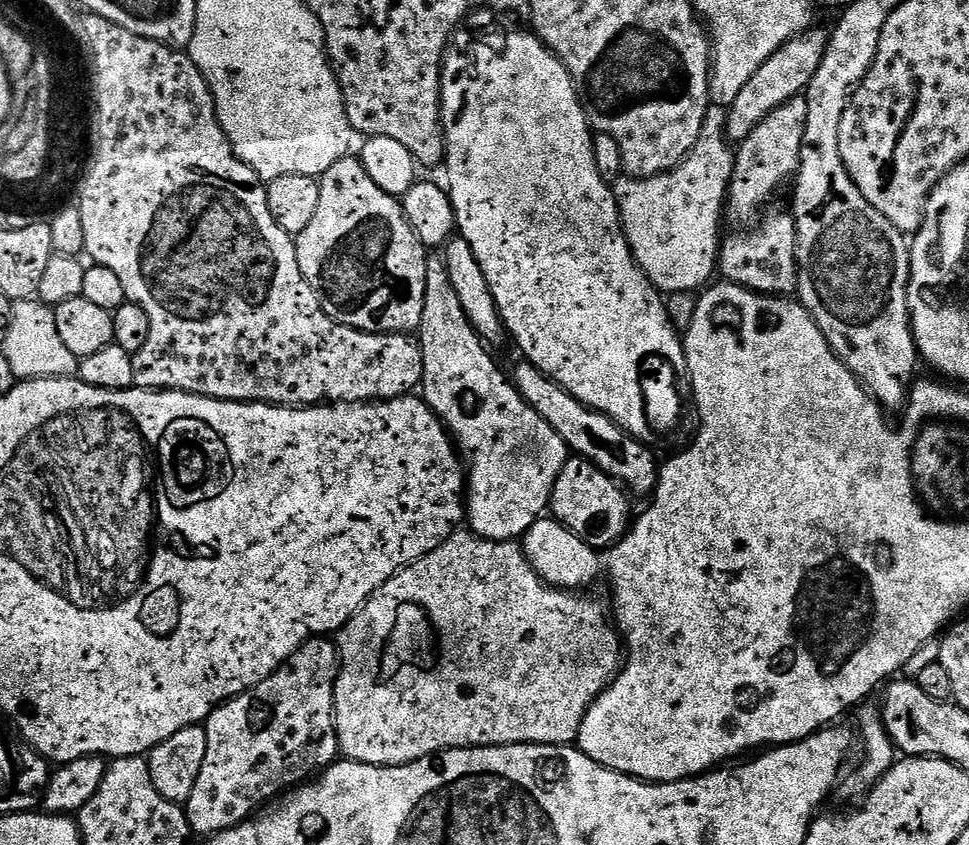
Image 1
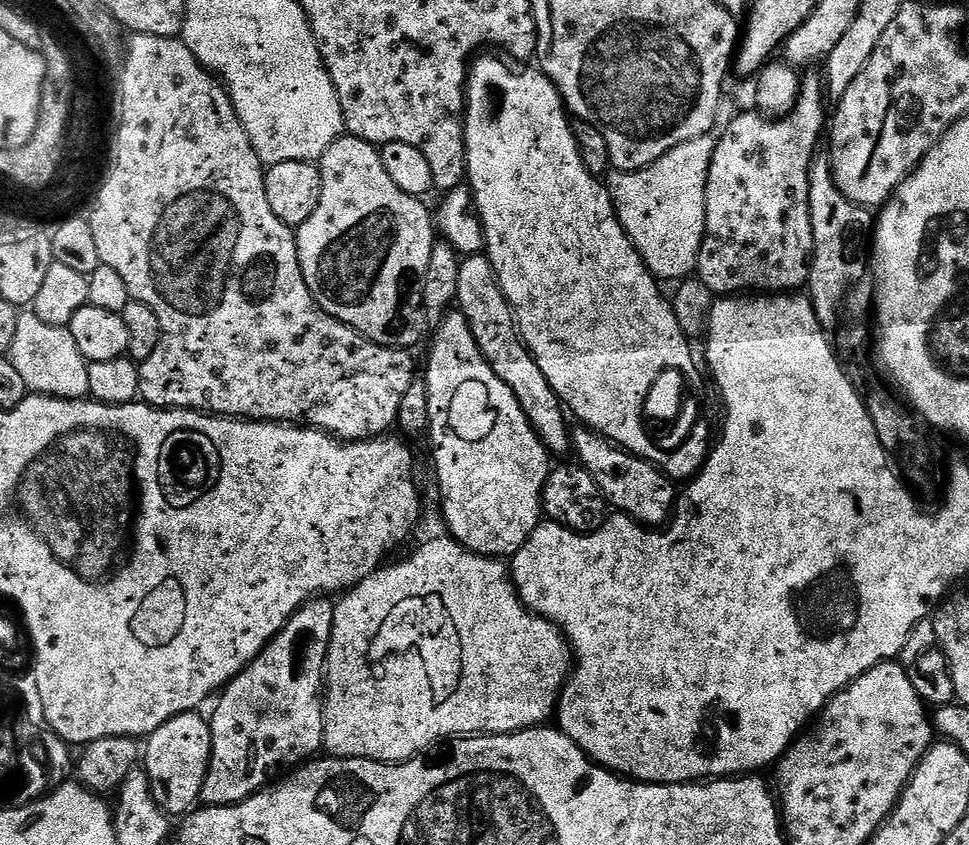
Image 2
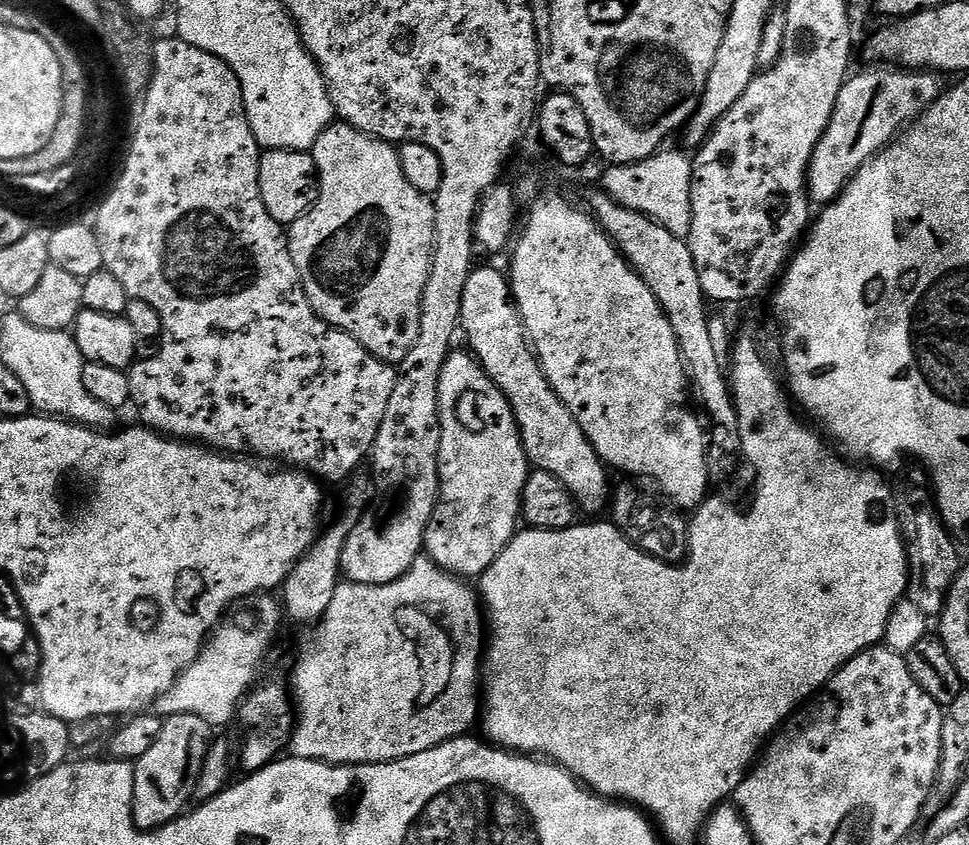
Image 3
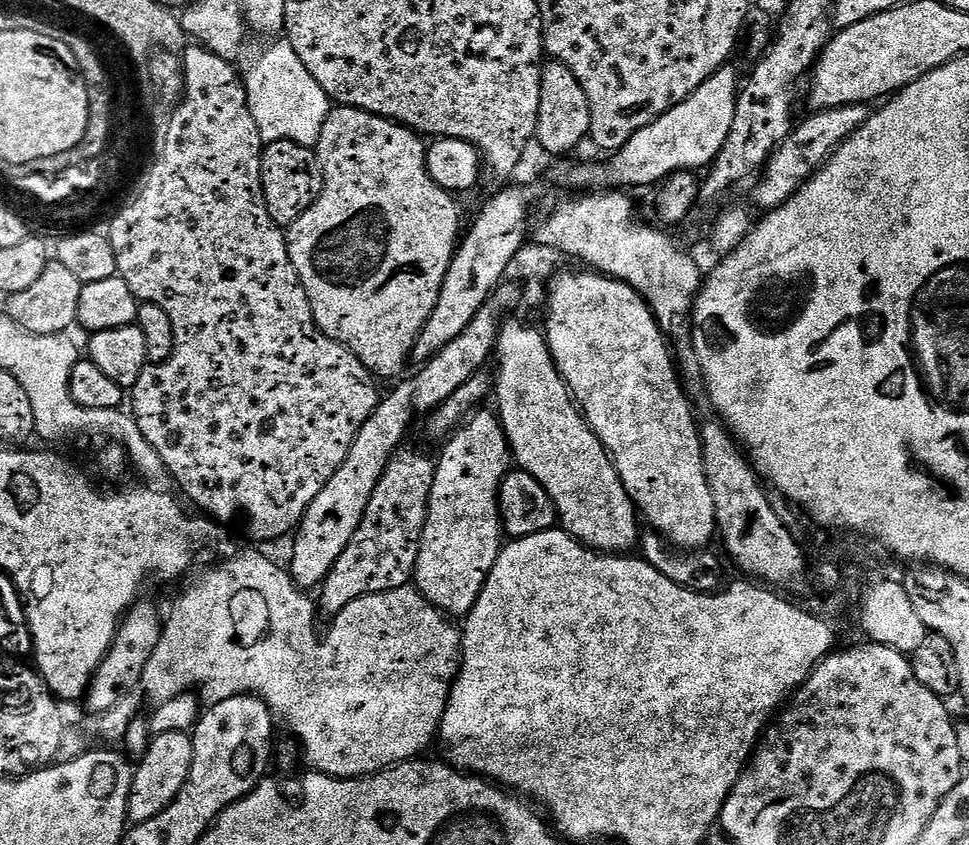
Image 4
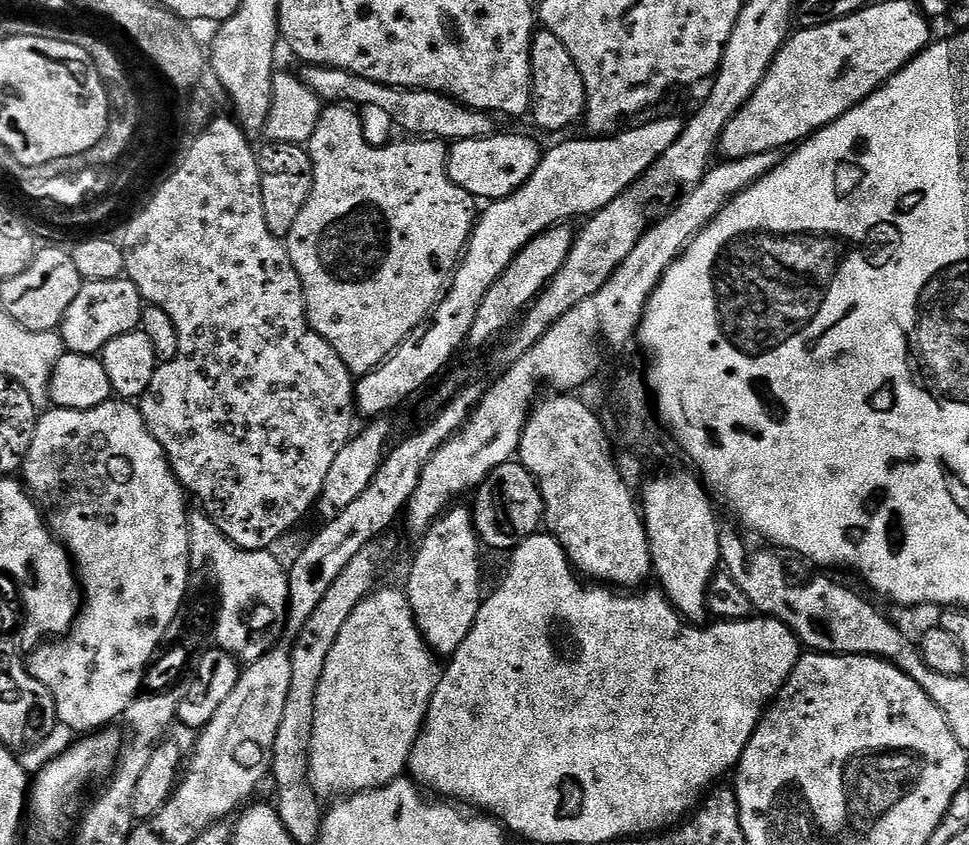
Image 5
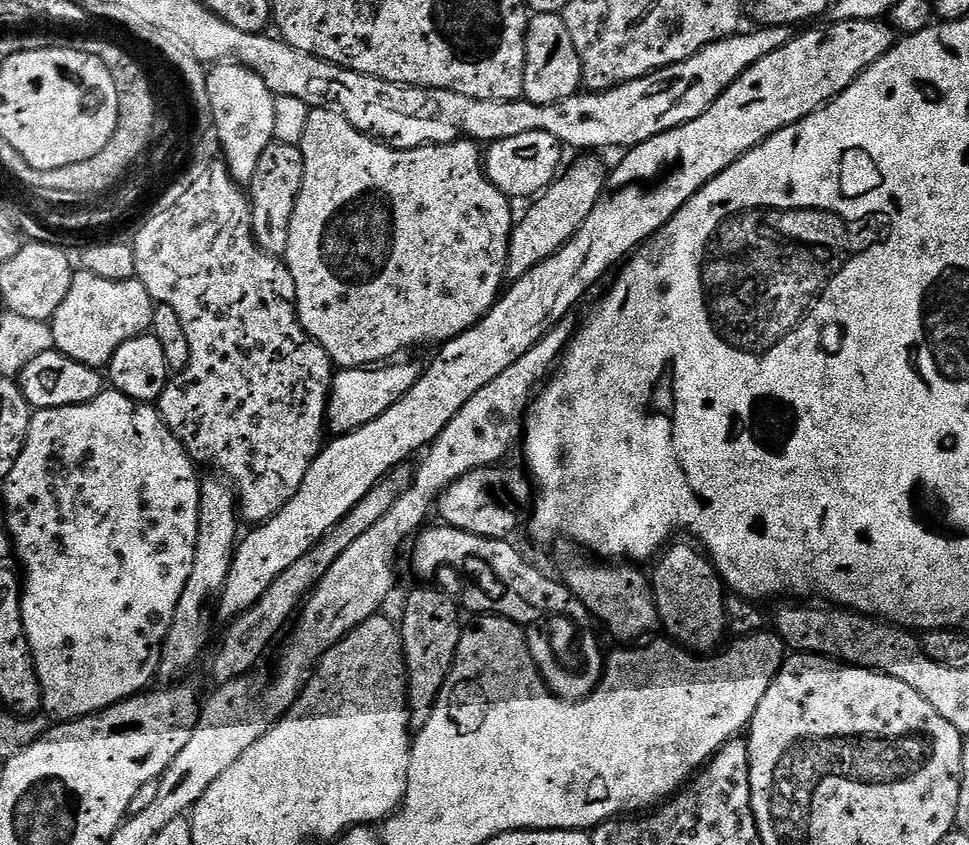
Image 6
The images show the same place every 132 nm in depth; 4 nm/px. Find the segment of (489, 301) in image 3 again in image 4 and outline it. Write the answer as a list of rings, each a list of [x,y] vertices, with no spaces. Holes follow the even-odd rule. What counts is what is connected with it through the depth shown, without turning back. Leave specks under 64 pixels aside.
[[[505,319],[500,325],[494,356],[495,359],[500,359],[500,365],[494,371],[495,407],[498,409],[500,425],[504,428],[511,455],[515,463],[516,460],[520,463],[517,465],[523,471],[542,482],[546,494],[550,494],[556,507],[559,527],[599,552],[624,554],[635,549],[642,535],[642,520],[636,503],[630,498],[612,457],[588,425],[584,413],[568,391],[568,385],[560,377],[543,331],[539,327],[531,328],[520,320]]]

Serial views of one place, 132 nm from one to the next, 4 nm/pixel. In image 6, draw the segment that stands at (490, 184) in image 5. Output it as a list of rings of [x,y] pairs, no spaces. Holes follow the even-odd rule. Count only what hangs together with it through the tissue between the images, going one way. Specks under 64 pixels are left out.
[[[527,132],[518,134],[515,138],[494,140],[487,145],[482,156],[484,173],[488,175],[488,180],[494,186],[498,186],[498,190],[502,190],[502,194],[506,197],[536,198],[553,180],[557,179],[558,173],[561,171],[560,151],[562,151],[560,141],[554,138],[554,134],[545,132]]]

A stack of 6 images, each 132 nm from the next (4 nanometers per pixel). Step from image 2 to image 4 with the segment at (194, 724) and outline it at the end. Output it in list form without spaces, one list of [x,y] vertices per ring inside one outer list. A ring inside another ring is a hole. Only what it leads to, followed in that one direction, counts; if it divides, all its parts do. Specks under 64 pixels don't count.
[[[171,732],[158,734],[148,741],[148,749],[139,757],[132,774],[130,798],[128,799],[128,824],[150,822],[150,818],[162,814],[174,798],[186,786],[186,778],[190,778],[190,766],[194,762],[194,742],[187,732]]]

